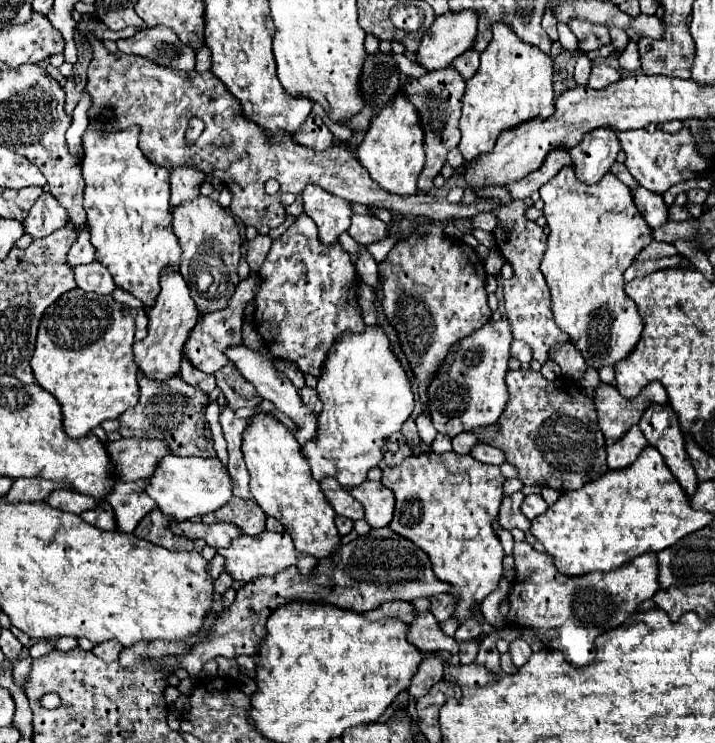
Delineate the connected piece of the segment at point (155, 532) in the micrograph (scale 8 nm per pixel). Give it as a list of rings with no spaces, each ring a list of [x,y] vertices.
[[[153,509],[151,513],[147,513],[139,525],[135,527],[135,535],[143,537],[155,545],[161,545],[165,549],[171,551],[203,551],[203,547],[207,545],[205,541],[193,541],[193,539],[185,539],[175,535],[169,525],[173,523],[173,517],[165,517],[165,513],[161,513],[161,509]]]

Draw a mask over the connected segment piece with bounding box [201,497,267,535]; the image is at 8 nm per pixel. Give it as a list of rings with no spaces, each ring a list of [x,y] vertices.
[[[233,497],[225,507],[203,515],[201,521],[209,523],[209,525],[219,523],[219,521],[227,521],[227,523],[239,525],[245,535],[257,535],[257,533],[265,531],[267,515],[253,499]]]

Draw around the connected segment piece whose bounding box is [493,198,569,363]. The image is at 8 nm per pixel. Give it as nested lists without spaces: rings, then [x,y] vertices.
[[[531,198],[516,200],[507,207],[501,207],[497,213],[499,221],[493,231],[497,247],[501,249],[503,257],[511,261],[515,275],[509,281],[503,281],[505,289],[505,309],[507,317],[511,321],[511,331],[513,339],[525,341],[533,349],[533,359],[539,363],[545,363],[549,359],[549,351],[555,343],[569,343],[565,333],[557,329],[557,323],[553,321],[551,313],[551,301],[549,301],[549,287],[547,281],[541,273],[541,257],[545,255],[547,249],[547,235],[543,227],[539,227],[535,221],[529,221],[525,217],[526,210],[533,206]]]

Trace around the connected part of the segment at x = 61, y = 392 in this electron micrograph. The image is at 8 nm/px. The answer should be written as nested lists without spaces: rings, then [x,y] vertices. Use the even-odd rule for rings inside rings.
[[[71,289],[63,293],[49,309],[45,309],[37,333],[35,353],[31,357],[31,369],[35,381],[47,389],[63,407],[63,429],[69,437],[83,437],[107,419],[117,419],[129,407],[139,401],[137,387],[137,363],[133,361],[133,343],[147,337],[149,317],[145,309],[131,309],[113,299],[113,295],[87,293],[83,289]]]

